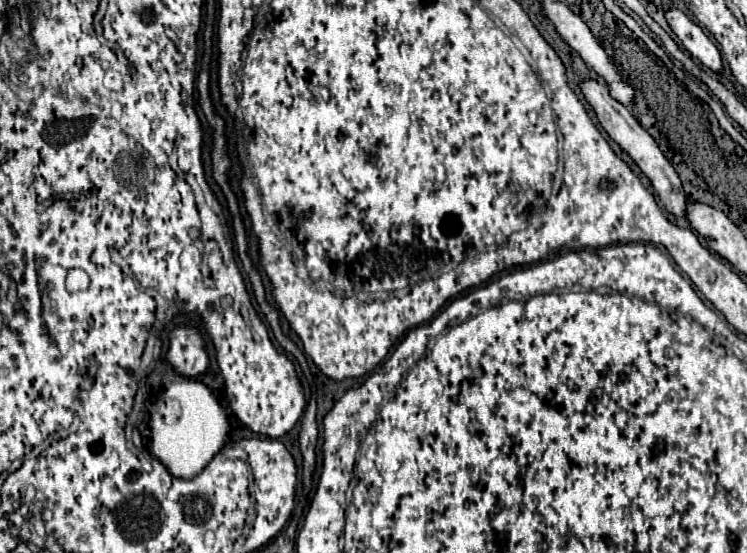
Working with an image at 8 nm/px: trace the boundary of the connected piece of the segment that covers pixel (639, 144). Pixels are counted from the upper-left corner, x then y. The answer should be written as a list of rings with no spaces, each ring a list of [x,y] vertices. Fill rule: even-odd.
[[[586,80],[586,82],[580,82],[578,86],[580,86],[586,102],[592,106],[592,110],[594,110],[598,122],[602,124],[602,128],[610,134],[610,138],[614,142],[620,144],[622,150],[626,150],[630,154],[630,158],[640,166],[640,170],[644,172],[644,176],[650,180],[652,188],[656,190],[662,206],[664,206],[664,210],[670,212],[670,214],[674,214],[674,216],[678,216],[678,218],[686,216],[686,204],[688,204],[688,200],[686,200],[686,194],[682,190],[680,178],[678,178],[676,170],[672,168],[672,164],[662,154],[662,150],[658,148],[658,144],[654,142],[654,138],[640,126],[640,122],[632,116],[632,112],[626,106],[622,106],[620,102],[616,102],[608,94],[608,88],[606,86],[598,84],[596,80]]]

